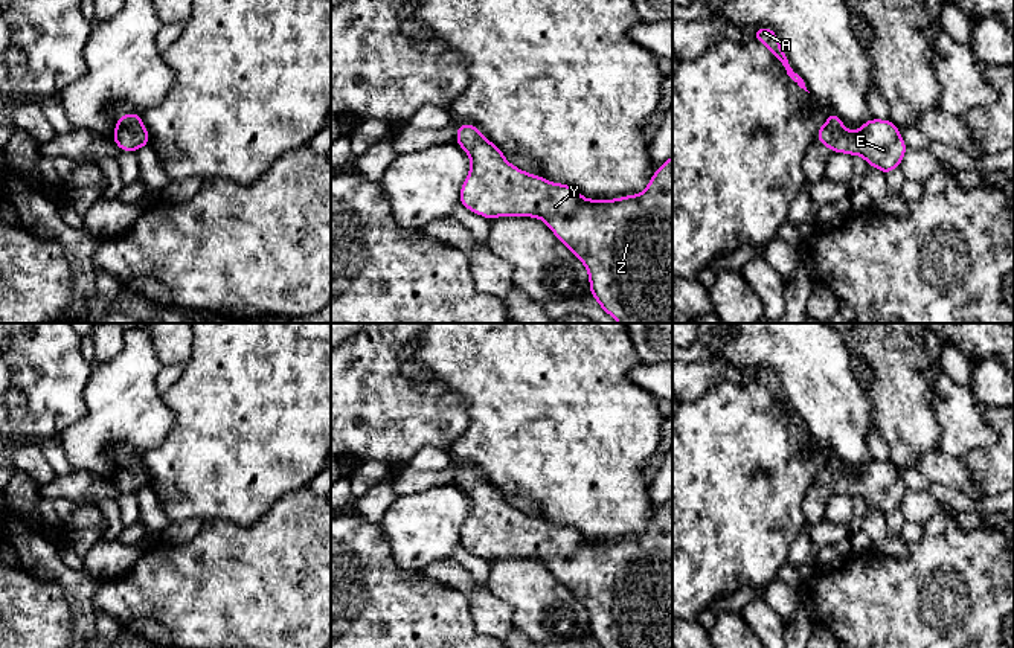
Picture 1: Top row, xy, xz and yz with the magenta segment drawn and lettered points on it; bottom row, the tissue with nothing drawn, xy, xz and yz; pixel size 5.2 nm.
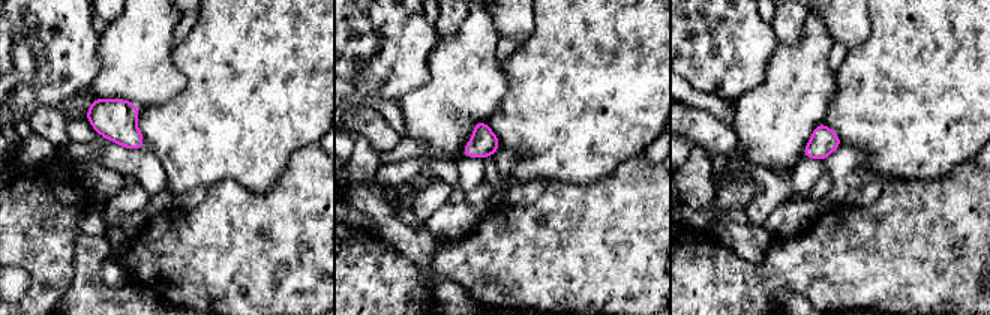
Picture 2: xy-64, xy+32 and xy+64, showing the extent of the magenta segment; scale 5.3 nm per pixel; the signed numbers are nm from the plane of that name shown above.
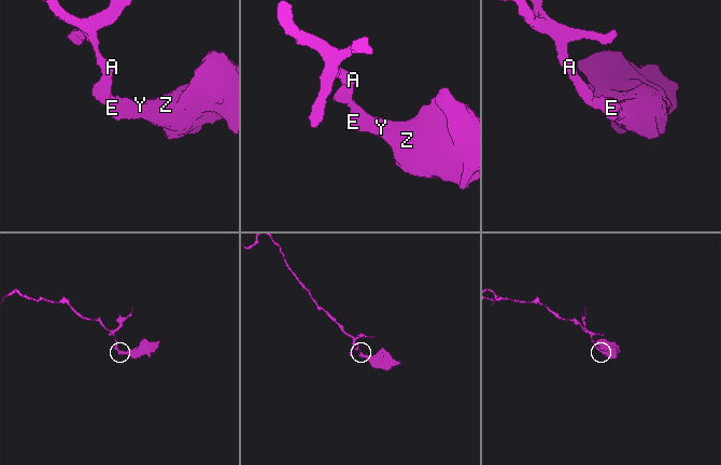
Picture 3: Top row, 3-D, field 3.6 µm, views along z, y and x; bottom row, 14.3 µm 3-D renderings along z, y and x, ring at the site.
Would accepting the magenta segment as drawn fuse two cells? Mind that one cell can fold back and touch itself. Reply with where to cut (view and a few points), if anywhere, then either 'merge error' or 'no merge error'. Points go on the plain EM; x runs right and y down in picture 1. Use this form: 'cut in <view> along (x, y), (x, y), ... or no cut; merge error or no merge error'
no cut; no merge error

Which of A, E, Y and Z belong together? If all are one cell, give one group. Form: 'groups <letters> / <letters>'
groups A E Y Z

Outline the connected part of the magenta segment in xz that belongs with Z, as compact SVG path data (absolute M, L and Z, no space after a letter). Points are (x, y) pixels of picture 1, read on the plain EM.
M471 465L457 468L456 485L471 500L459 544L488 561L535 558L586 607L590 636L601 648L672 648L672 497L656 511L642 535L586 541L573 528L550 524L506 503Z

